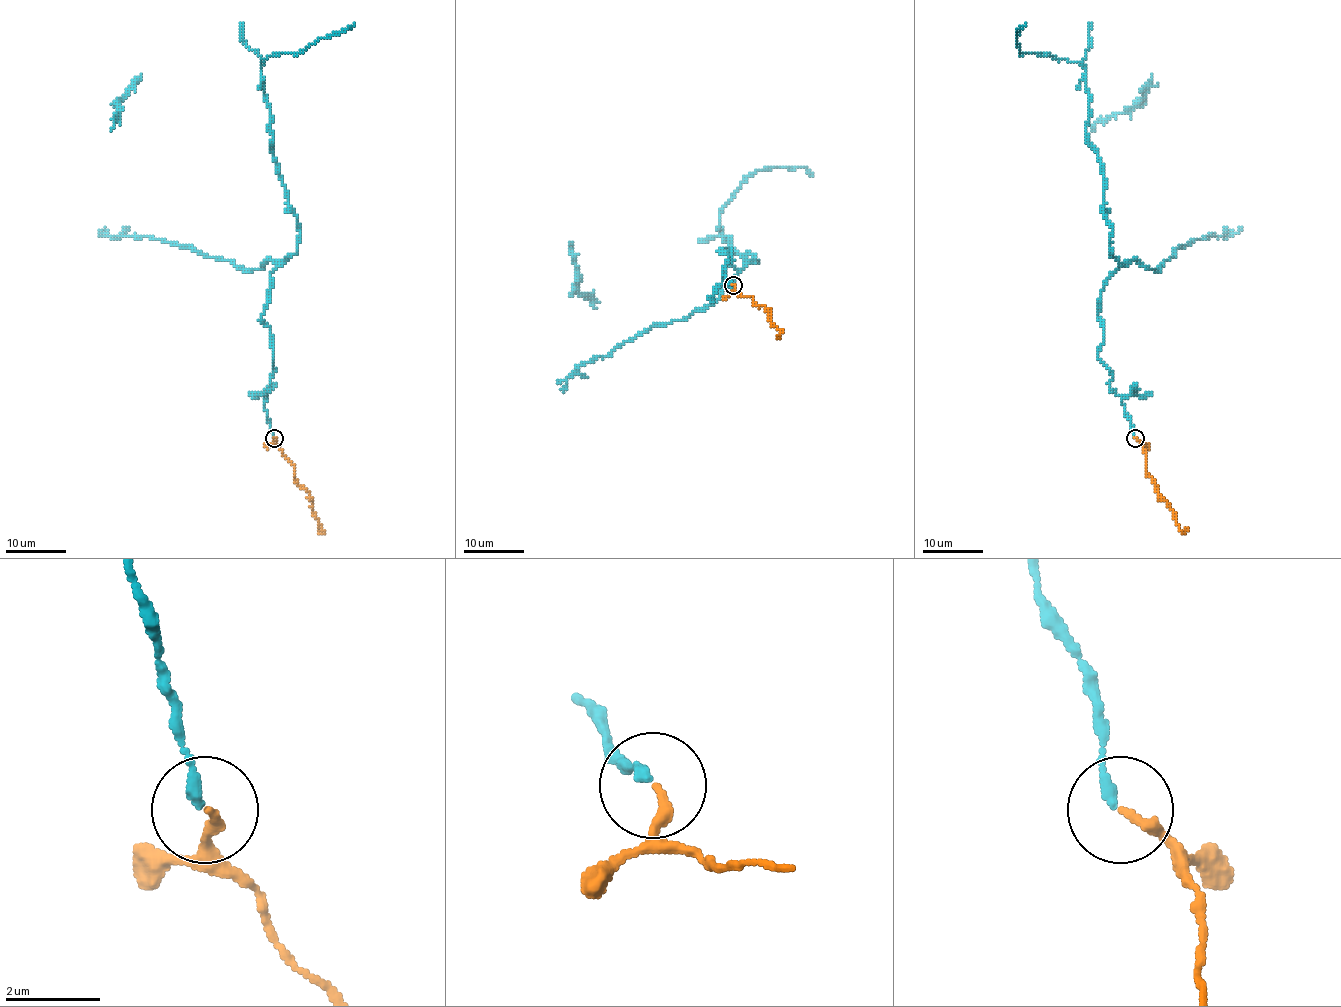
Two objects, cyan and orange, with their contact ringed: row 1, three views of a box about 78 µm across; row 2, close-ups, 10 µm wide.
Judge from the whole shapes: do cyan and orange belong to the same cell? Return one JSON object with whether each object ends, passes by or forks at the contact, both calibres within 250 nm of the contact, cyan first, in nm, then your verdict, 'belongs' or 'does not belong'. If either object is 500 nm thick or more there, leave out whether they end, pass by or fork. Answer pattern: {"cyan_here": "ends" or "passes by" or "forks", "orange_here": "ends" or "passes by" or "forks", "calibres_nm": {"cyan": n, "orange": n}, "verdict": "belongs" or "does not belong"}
{"cyan_here": "ends", "orange_here": "ends", "calibres_nm": {"cyan": 220, "orange": 240}, "verdict": "belongs"}

